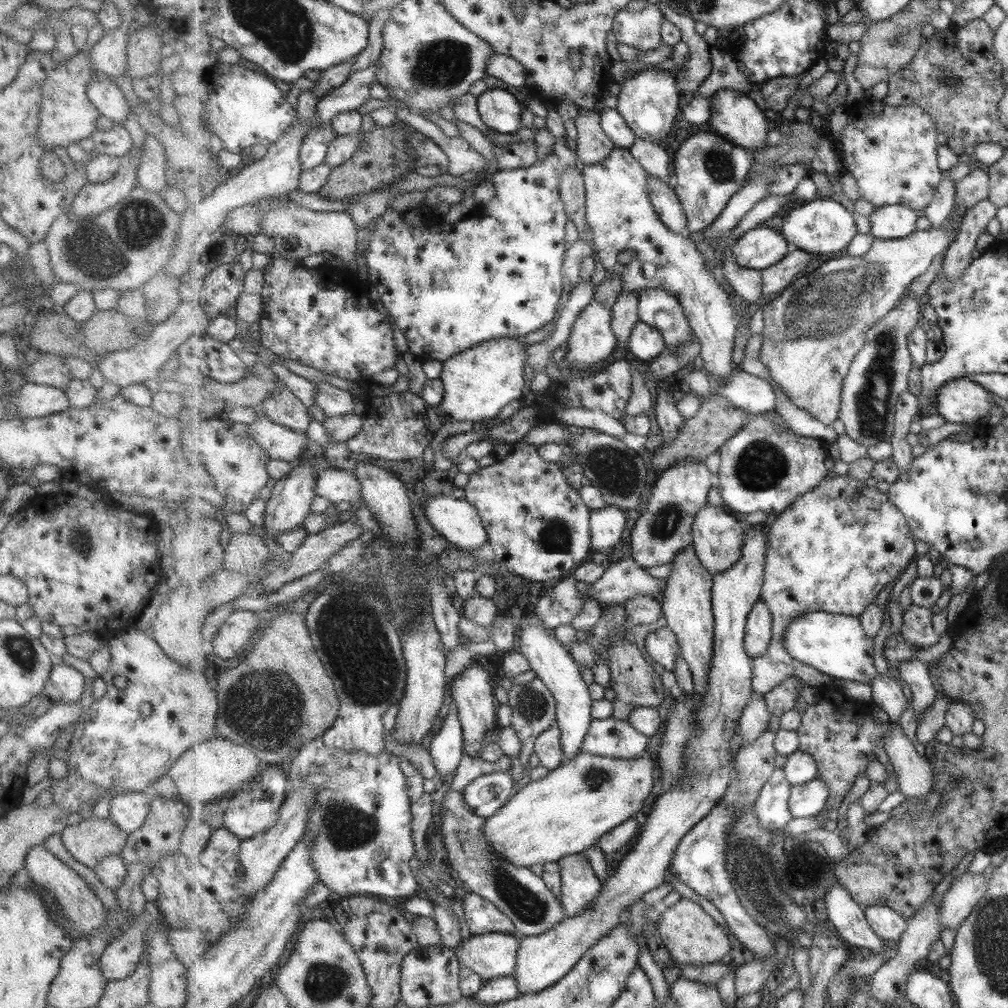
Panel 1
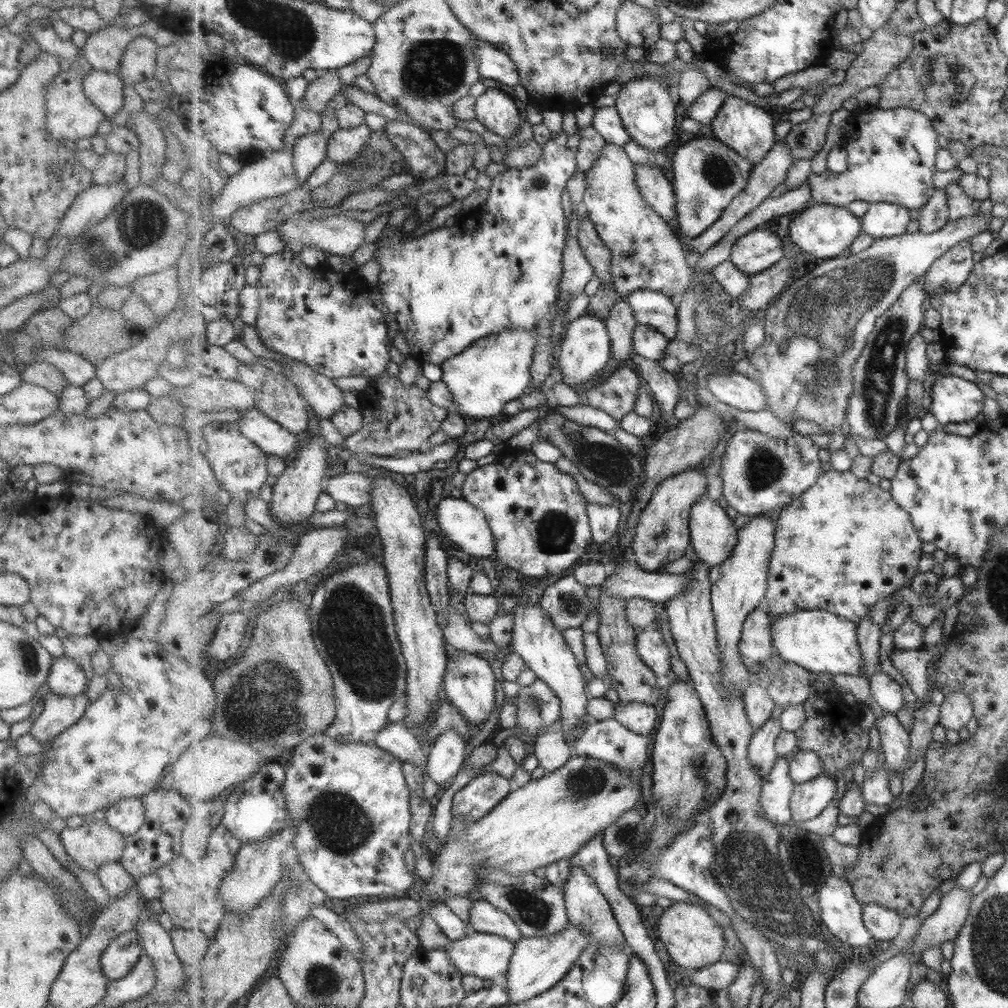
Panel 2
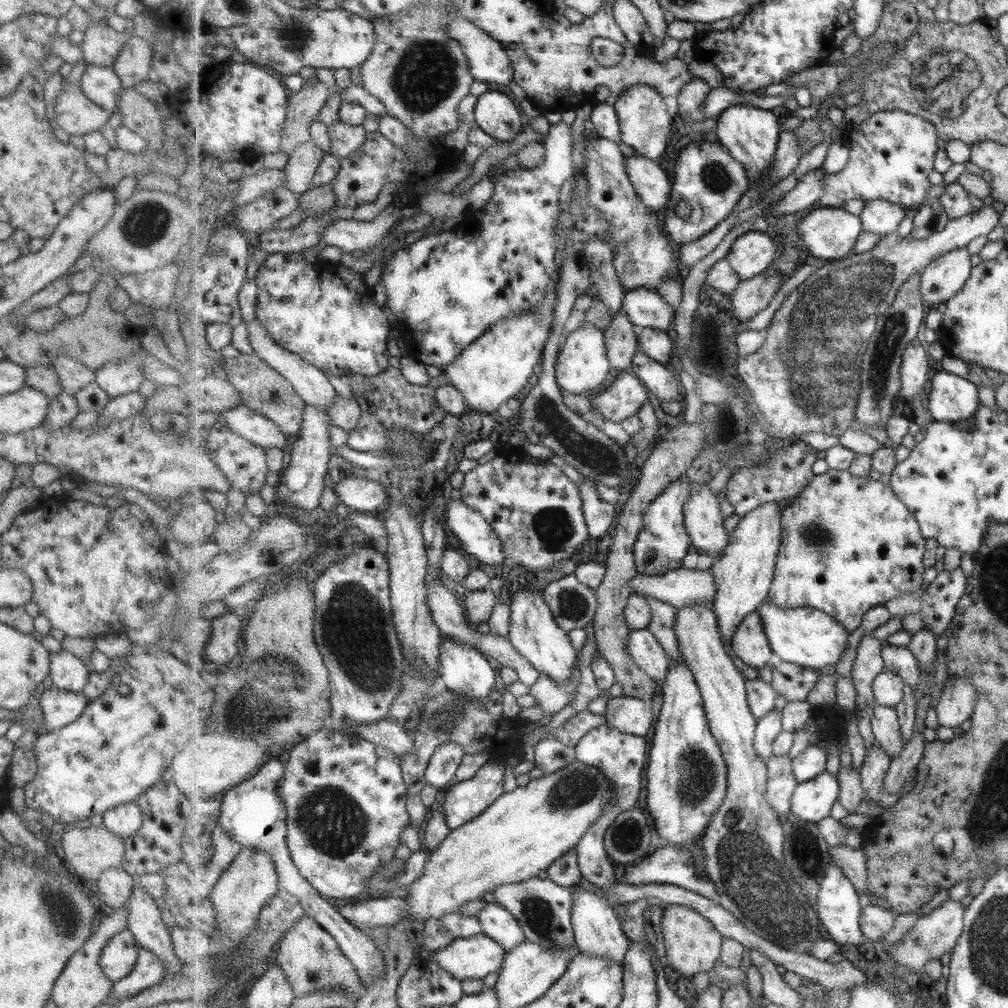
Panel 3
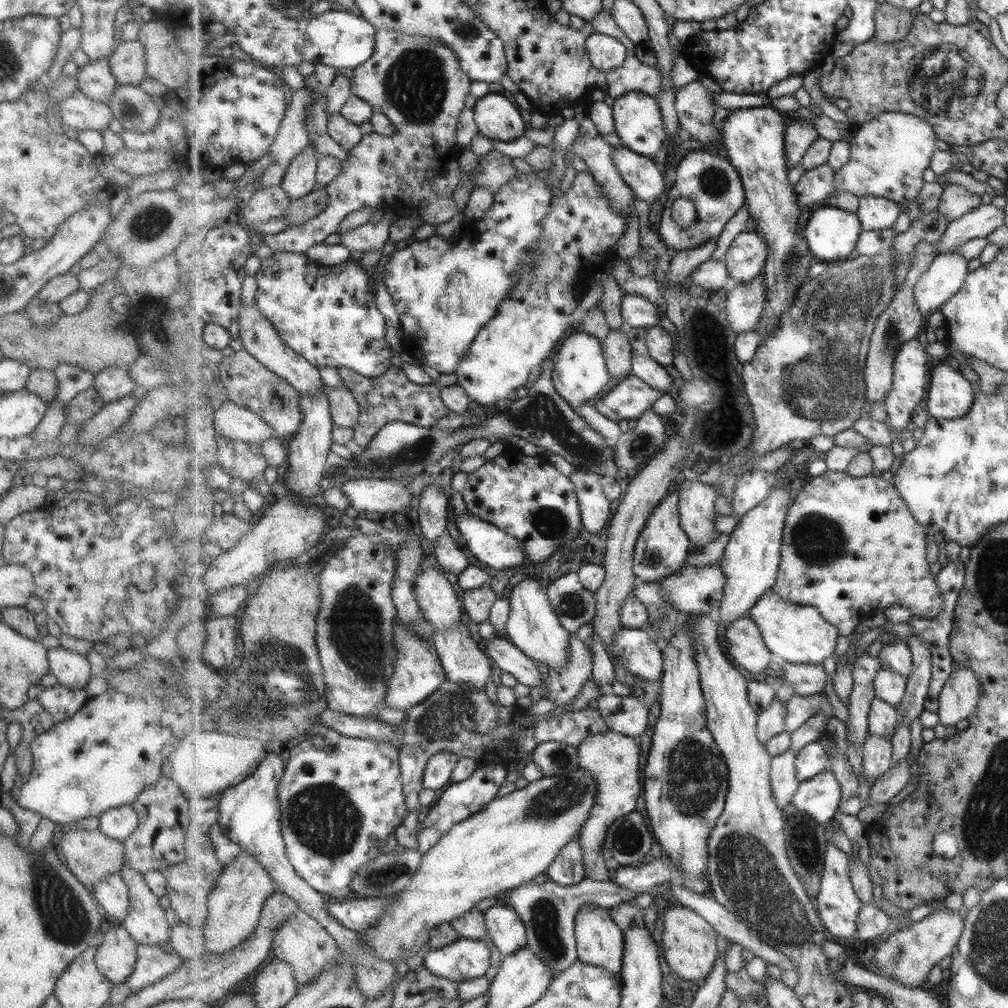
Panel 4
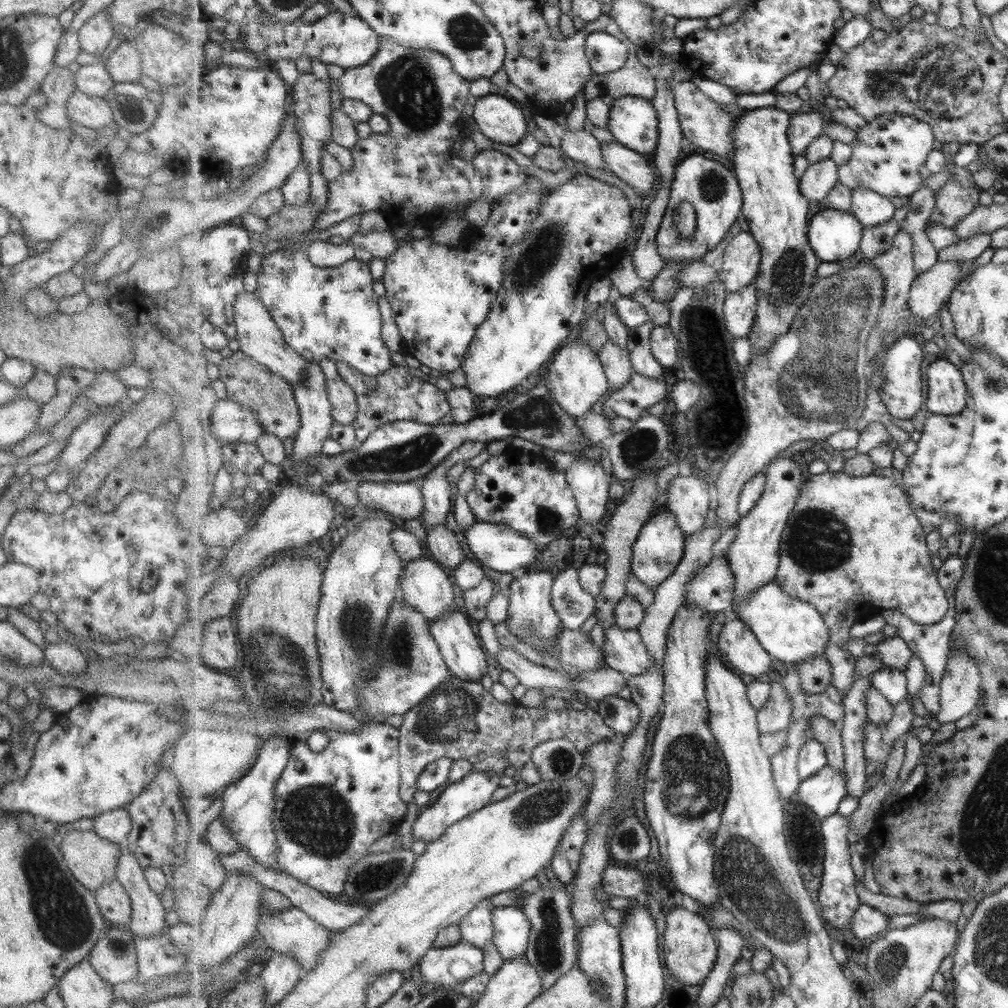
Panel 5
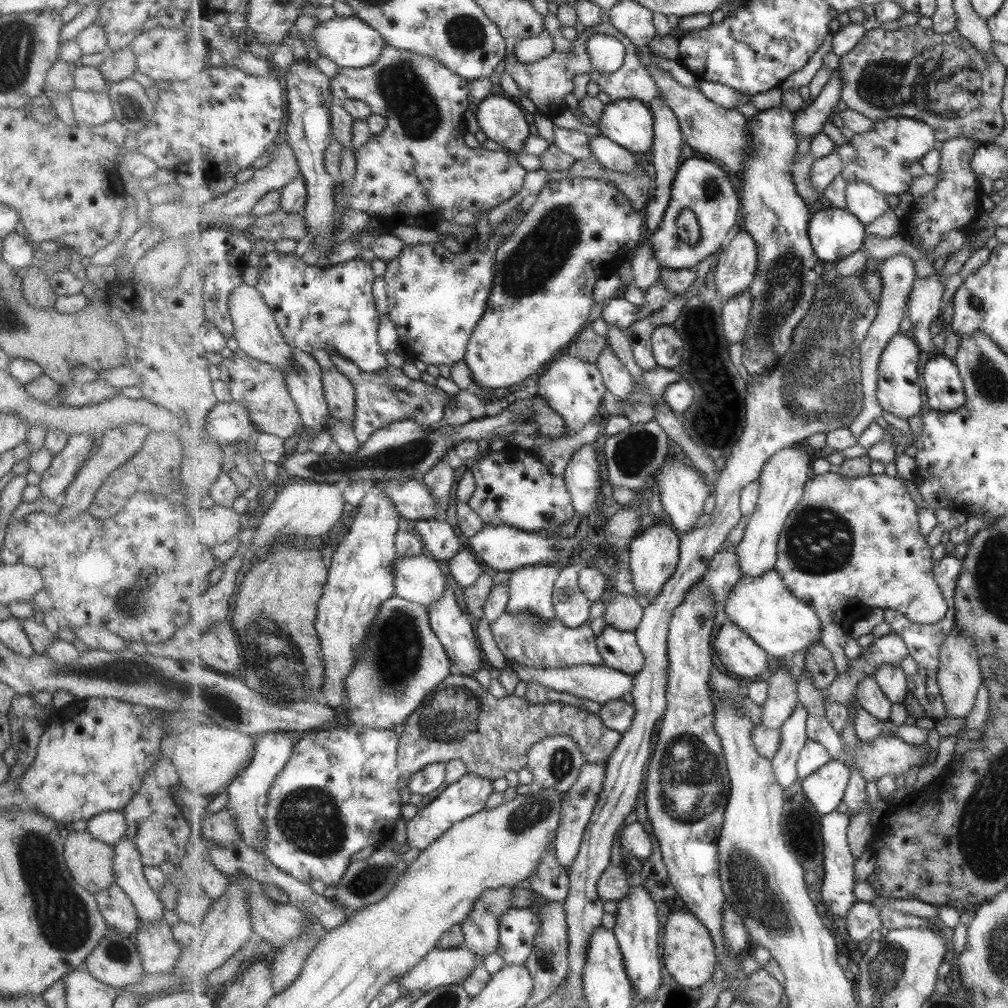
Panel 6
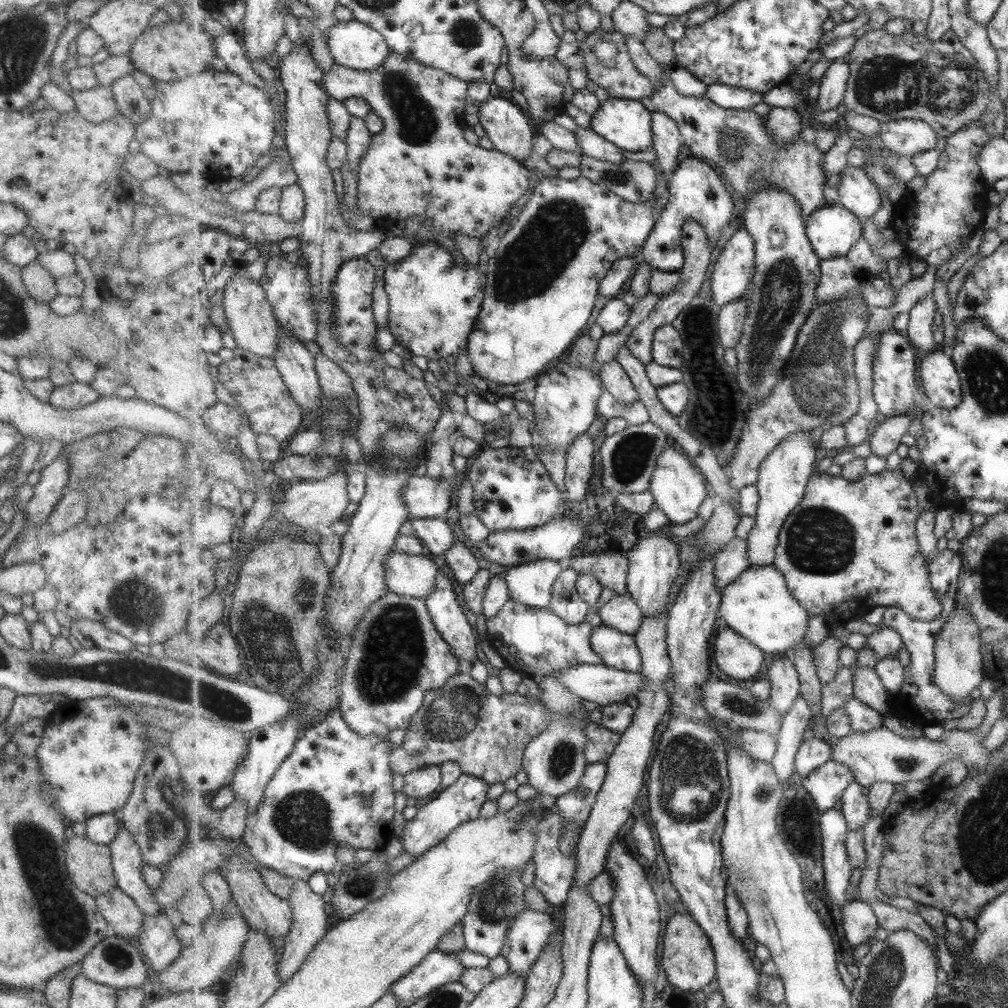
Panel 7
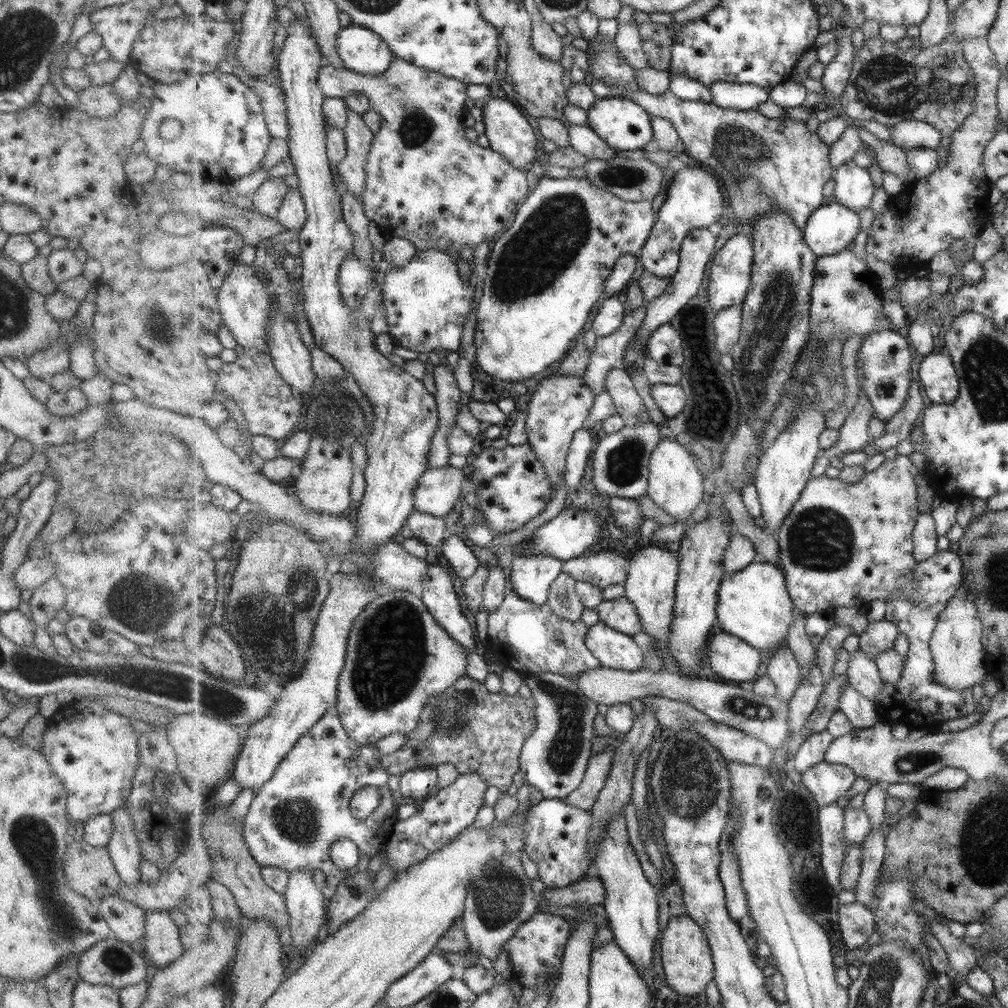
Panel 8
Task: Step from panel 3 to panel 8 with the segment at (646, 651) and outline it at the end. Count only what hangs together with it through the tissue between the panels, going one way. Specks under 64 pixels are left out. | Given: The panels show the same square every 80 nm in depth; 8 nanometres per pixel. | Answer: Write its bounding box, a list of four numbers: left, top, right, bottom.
[587,621,646,671]

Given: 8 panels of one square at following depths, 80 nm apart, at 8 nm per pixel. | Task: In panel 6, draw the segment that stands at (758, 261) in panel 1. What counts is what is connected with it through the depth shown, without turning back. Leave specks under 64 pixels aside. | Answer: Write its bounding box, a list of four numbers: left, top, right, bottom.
[716,231,758,302]

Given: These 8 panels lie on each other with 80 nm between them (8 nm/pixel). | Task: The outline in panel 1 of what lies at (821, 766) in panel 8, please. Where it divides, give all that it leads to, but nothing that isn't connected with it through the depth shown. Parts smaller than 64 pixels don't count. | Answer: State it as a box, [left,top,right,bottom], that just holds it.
[790,779,831,818]

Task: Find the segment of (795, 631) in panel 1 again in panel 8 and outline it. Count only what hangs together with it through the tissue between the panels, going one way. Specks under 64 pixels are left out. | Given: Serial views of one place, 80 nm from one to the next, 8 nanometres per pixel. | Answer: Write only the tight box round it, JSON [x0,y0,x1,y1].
[718,559,795,650]

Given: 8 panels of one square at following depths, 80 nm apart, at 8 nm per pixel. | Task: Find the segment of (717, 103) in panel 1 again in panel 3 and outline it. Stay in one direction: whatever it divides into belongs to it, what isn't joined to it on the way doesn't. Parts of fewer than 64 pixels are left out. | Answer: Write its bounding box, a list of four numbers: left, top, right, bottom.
[716,106,782,186]

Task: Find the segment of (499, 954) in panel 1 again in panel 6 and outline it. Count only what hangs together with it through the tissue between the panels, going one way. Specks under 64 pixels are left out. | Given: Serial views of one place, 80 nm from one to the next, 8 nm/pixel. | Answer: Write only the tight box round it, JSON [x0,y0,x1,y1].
[400,946,477,995]

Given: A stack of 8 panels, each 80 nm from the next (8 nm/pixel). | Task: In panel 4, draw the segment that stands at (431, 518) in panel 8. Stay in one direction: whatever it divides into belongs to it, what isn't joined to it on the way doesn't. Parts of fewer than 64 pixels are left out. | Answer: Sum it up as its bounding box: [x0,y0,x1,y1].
[433,534,469,580]

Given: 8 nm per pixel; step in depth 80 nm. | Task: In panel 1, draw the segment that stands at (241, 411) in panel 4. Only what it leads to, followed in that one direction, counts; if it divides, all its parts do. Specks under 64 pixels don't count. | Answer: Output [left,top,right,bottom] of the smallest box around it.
[250,412,307,461]

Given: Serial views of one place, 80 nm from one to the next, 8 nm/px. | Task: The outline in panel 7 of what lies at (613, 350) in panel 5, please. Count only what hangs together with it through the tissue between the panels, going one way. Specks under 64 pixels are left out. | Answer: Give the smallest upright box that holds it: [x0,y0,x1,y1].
[600,361,640,406]

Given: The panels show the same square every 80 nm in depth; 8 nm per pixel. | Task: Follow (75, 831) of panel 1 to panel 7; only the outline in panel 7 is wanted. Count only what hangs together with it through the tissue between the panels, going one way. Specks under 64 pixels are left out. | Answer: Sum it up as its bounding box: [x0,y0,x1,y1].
[64,834,116,898]

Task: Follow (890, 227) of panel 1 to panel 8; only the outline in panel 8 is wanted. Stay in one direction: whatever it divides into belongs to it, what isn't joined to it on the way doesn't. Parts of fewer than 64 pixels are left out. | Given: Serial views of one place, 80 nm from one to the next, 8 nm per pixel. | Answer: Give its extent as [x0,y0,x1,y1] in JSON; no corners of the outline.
[834,161,876,213]

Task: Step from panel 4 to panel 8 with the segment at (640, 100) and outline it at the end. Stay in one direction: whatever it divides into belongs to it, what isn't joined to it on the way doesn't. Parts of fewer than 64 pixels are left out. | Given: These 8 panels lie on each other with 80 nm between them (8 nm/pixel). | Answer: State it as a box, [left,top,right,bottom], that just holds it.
[588,98,654,154]

